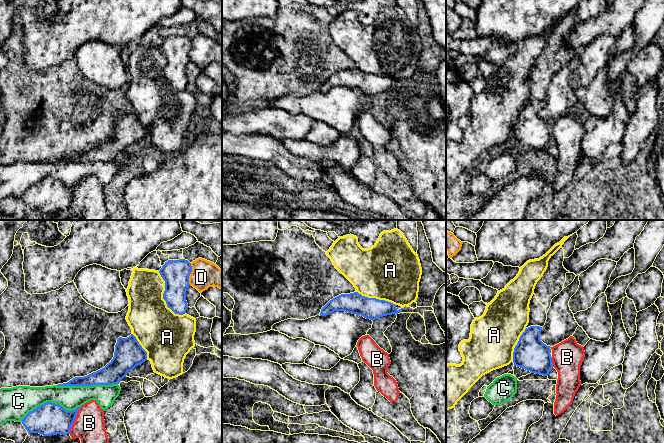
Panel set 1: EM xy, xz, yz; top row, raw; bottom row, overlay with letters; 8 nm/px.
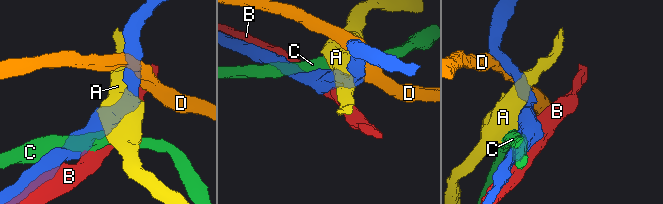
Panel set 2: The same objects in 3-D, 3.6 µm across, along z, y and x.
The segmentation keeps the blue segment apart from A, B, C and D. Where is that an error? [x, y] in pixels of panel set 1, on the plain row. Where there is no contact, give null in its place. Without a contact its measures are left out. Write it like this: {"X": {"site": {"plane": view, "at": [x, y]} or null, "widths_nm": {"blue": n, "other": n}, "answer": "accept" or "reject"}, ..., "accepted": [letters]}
{"A": {"site": {"plane": "xy", "at": [163, 73]}, "widths_nm": {"blue": 220, "other": 380}, "answer": "reject"}, "B": {"site": {"plane": "xy", "at": [74, 196]}, "widths_nm": {"blue": 260, "other": 260}, "answer": "reject"}, "C": {"site": {"plane": "xy", "at": [50, 178]}, "widths_nm": {"blue": 260, "other": 240}, "answer": "reject"}, "D": {"site": {"plane": "xy", "at": [190, 49]}, "widths_nm": {"blue": 220, "other": 220}, "answer": "reject"}, "accepted": []}

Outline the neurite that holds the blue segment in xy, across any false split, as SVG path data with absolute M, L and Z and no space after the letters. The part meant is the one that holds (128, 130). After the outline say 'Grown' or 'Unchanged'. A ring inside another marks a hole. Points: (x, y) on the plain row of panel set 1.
M131 110L127 114L119 113L115 121L113 135L102 145L84 153L75 153L58 162L93 162L119 159L127 148L147 136L147 128Z. Unchanged

